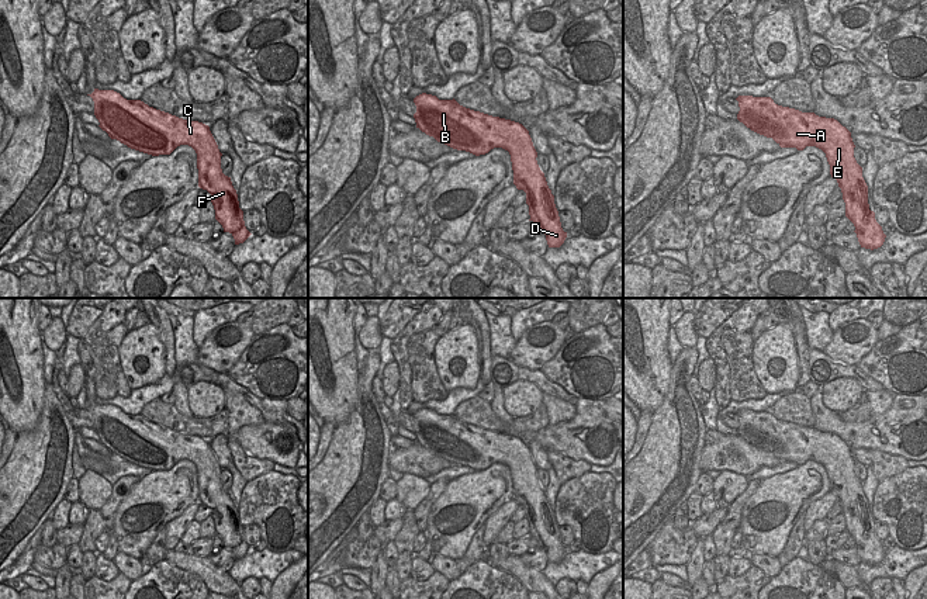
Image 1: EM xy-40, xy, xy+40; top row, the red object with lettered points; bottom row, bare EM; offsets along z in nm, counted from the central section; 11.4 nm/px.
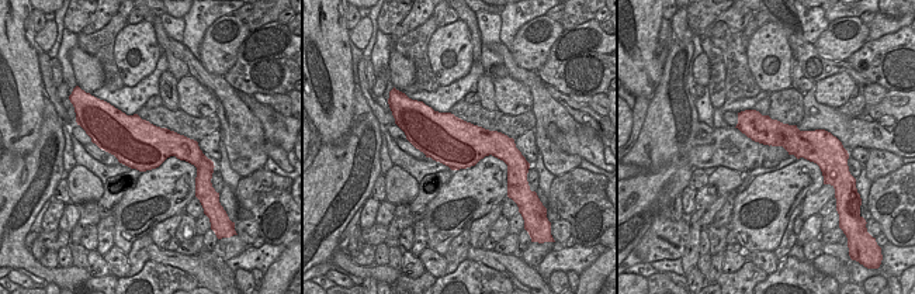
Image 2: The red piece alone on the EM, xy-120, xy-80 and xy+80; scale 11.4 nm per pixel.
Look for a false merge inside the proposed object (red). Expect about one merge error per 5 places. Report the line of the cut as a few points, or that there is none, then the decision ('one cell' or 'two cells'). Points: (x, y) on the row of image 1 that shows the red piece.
no cut; one cell

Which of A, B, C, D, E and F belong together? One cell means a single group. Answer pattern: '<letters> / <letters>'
A B C D E F

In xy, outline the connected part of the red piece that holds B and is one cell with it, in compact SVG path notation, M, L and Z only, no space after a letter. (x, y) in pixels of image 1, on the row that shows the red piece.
M422 93L414 98L416 128L437 142L475 156L494 148L509 152L513 184L526 193L530 219L546 235L549 247L560 247L567 232L563 231L554 195L544 173L537 165L537 152L529 131L519 122L492 117L460 105L453 100L439 100Z

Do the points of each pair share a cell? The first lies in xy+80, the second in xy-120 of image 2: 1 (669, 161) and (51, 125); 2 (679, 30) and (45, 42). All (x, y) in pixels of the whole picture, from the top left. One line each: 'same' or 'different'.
1: same
2: same

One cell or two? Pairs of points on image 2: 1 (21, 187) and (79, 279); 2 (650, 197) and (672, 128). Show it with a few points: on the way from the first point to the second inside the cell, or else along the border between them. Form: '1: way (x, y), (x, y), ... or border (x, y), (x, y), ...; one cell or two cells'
1: way (55, 132), (59, 154), (18, 231), (20, 252); one cell
2: way (662, 180), (665, 170), (672, 163), (672, 145); one cell

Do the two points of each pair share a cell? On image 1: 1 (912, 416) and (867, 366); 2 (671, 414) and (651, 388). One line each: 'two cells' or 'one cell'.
1: two cells
2: two cells

